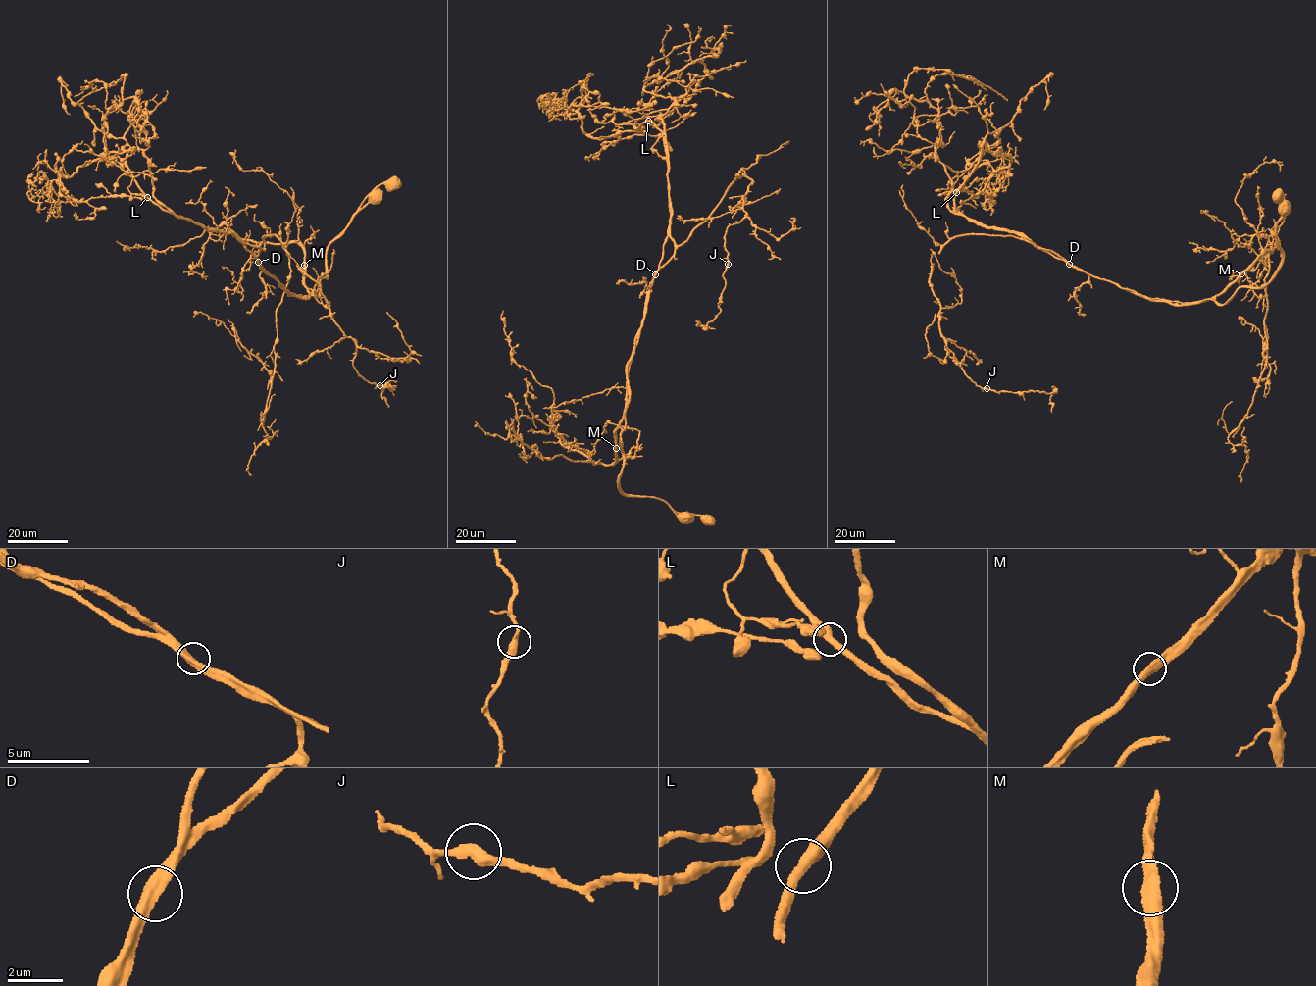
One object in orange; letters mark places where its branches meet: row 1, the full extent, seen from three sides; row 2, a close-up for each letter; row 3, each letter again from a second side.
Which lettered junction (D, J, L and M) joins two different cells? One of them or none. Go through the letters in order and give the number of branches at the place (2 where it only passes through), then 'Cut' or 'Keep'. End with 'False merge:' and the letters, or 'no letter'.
D: Branches: 2. Cut
J: Branches: 2. Keep
L: Branches: 2. Keep
M: Branches: 2. Keep
False merge: D

